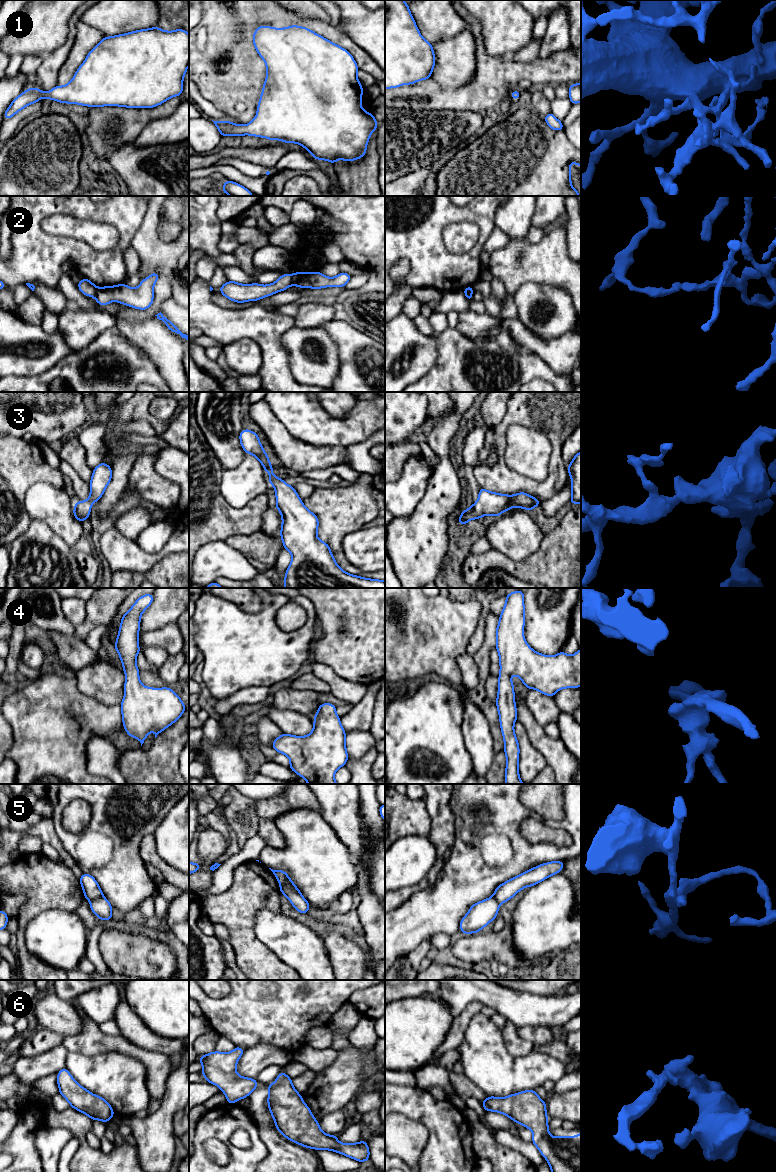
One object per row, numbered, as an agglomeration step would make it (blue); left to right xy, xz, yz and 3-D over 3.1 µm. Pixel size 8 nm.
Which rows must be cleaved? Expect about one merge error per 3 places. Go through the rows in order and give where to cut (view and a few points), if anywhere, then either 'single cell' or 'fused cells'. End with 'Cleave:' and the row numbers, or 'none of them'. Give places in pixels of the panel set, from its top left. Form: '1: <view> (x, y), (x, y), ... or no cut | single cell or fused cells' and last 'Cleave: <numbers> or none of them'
1: no cut | single cell
2: xz (293, 275), (292, 284) | fused cells
3: no cut | single cell
4: no cut | single cell
5: xz (280, 884), (286, 884), (300, 894) | fused cells
6: no cut | single cell
Cleave: 2, 5

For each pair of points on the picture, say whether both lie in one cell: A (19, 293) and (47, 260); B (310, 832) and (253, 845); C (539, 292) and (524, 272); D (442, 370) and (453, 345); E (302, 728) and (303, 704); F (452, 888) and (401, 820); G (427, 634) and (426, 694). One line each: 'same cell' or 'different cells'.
A: different cells
B: different cells
C: different cells
D: same cell
E: different cells
F: different cells
G: different cells

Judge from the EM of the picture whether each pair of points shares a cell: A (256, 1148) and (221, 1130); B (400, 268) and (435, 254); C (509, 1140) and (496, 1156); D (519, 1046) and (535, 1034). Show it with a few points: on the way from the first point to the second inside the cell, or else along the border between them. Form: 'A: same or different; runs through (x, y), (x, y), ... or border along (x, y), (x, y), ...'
A: same; runs through (255, 1136), (244, 1124), (233, 1124)
B: different; border along (405, 257), (409, 271), (401, 283), (395, 284)
C: different; border along (488, 1130), (499, 1143), (513, 1148), (525, 1157)
D: different; border along (516, 1028), (517, 1033), (522, 1038), (534, 1045)

